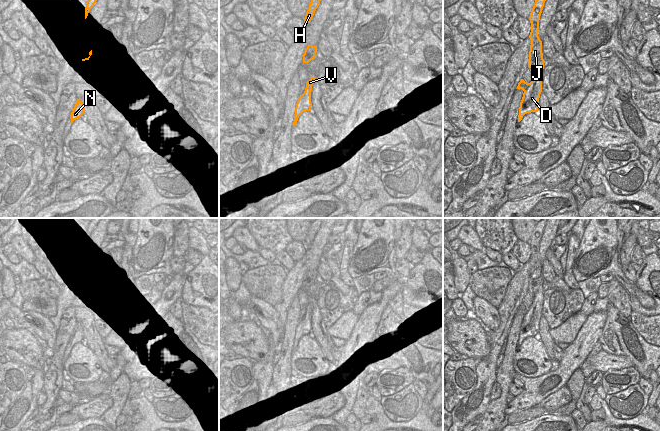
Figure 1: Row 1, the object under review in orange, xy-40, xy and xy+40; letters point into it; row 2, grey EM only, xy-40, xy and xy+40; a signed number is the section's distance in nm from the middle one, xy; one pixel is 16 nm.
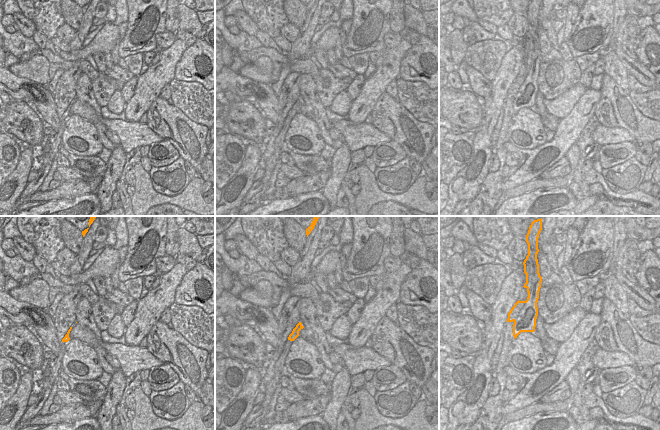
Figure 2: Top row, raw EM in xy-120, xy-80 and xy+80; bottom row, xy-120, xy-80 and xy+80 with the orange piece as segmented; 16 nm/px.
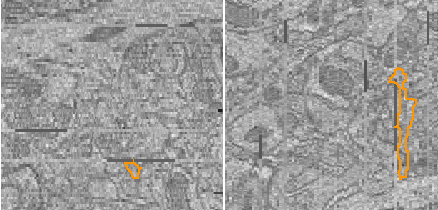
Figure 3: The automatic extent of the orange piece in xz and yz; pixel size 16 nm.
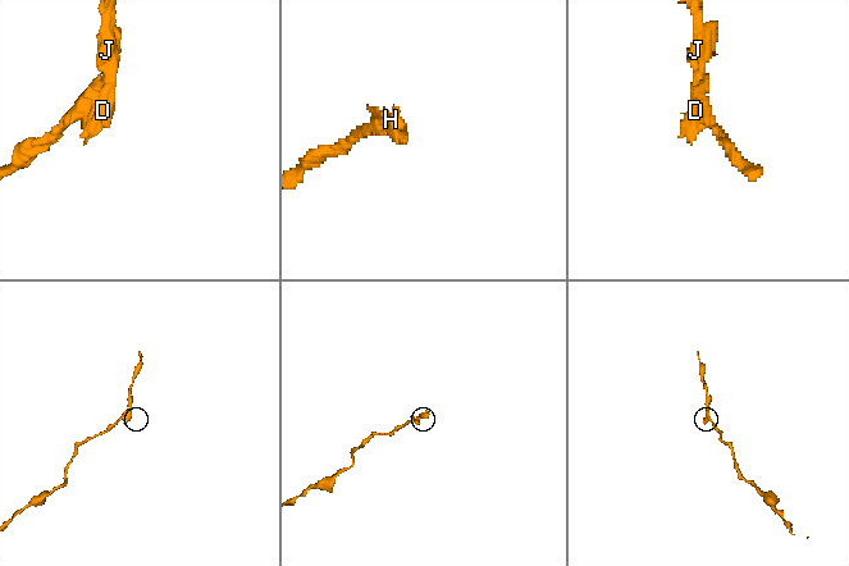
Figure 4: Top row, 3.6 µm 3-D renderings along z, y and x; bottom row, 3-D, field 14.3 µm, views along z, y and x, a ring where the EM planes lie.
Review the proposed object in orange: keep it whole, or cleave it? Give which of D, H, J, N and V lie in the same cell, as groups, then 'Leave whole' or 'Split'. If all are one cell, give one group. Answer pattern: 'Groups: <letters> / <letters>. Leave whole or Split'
Groups: D N V / H J. Split

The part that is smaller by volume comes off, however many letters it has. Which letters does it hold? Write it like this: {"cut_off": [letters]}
{"cut_off": ["D", "N", "V"]}

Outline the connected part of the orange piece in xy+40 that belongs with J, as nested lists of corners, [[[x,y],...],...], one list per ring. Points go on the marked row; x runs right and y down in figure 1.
[[[535,0],[534,6],[530,13],[531,32],[529,38],[531,40],[529,56],[535,59],[542,59],[542,41],[538,36],[539,20],[546,0]]]

